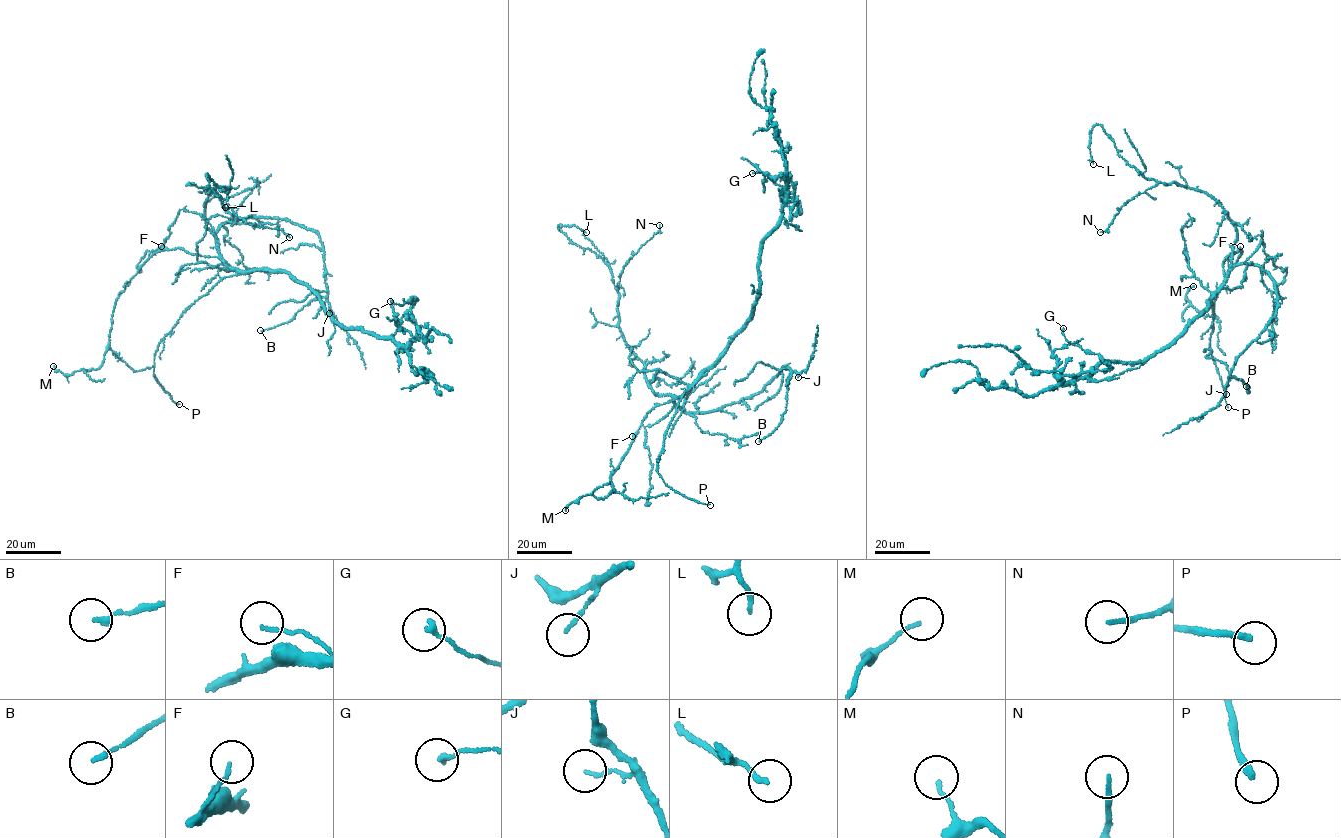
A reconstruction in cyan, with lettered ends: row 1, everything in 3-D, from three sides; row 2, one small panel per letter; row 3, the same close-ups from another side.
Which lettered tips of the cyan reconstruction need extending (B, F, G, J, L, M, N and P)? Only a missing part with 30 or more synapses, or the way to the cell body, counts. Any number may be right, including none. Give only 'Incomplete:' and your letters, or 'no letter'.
Incomplete: P

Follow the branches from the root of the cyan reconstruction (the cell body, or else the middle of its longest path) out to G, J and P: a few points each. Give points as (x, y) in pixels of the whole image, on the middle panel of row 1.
G: (725, 349), (758, 295), (763, 238), (781, 215), (788, 177), (799, 211), (786, 190), (752, 173)
J: (725, 349), (675, 405), (688, 413), (720, 409), (756, 394), (783, 367), (798, 377)
P: (725, 349), (684, 392), (665, 434), (657, 466), (669, 487), (710, 505)

